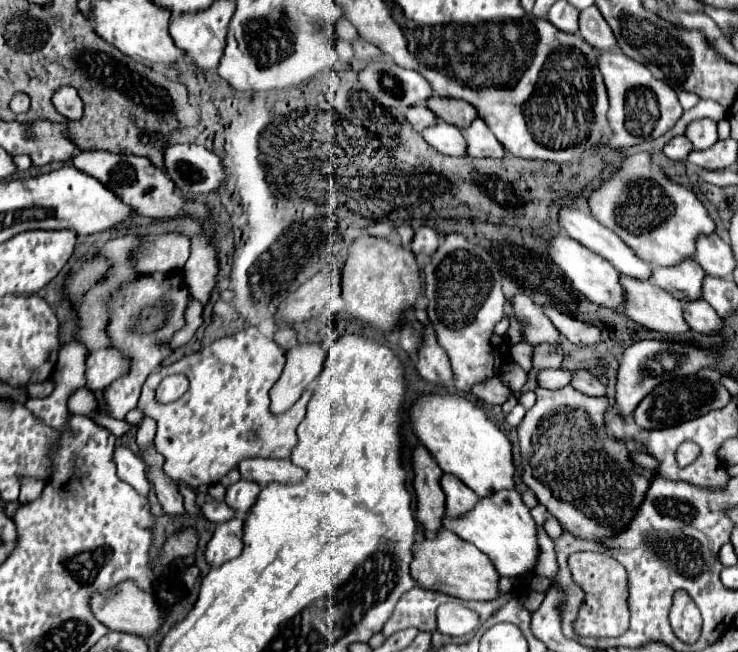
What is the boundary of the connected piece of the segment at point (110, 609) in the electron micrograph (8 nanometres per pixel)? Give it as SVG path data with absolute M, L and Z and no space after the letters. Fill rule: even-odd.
M133 579L121 581L119 585L103 591L103 593L93 593L89 597L89 607L93 615L109 629L113 631L123 631L123 633L135 633L135 635L153 635L161 625L163 617L157 607L157 601L151 593L141 589Z

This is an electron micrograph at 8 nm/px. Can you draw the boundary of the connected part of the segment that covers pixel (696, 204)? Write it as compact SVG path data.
M637 153L623 161L609 179L591 191L587 203L599 223L619 235L639 259L653 265L677 265L681 259L693 257L697 235L715 231L715 223L703 203L689 189L667 177L661 167L655 167L649 153Z

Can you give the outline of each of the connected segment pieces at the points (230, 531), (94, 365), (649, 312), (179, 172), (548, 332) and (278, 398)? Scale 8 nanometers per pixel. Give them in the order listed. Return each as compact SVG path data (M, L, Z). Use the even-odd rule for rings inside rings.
M235 517L231 521L219 523L211 541L205 545L203 557L209 567L219 567L231 559L235 559L243 549L243 519Z
M113 347L91 351L87 359L87 389L105 389L117 377L127 373L127 369L131 369L131 361L125 357L125 353L117 353L117 349Z
M621 275L625 289L623 313L645 329L659 333L685 333L689 325L683 319L683 303L665 289Z
M169 145L163 159L167 175L185 197L207 195L223 181L221 159L201 145Z
M527 295L513 297L513 313L523 321L525 339L531 345L537 345L543 341L561 343L561 335L557 333L553 323L547 319L547 315L541 311L541 307L535 305Z
M297 345L287 353L287 363L283 375L271 389L271 413L283 415L301 399L309 383L317 379L323 371L325 351L321 345Z

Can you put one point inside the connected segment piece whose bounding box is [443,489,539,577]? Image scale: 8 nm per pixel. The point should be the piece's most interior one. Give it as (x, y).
(500, 525)

